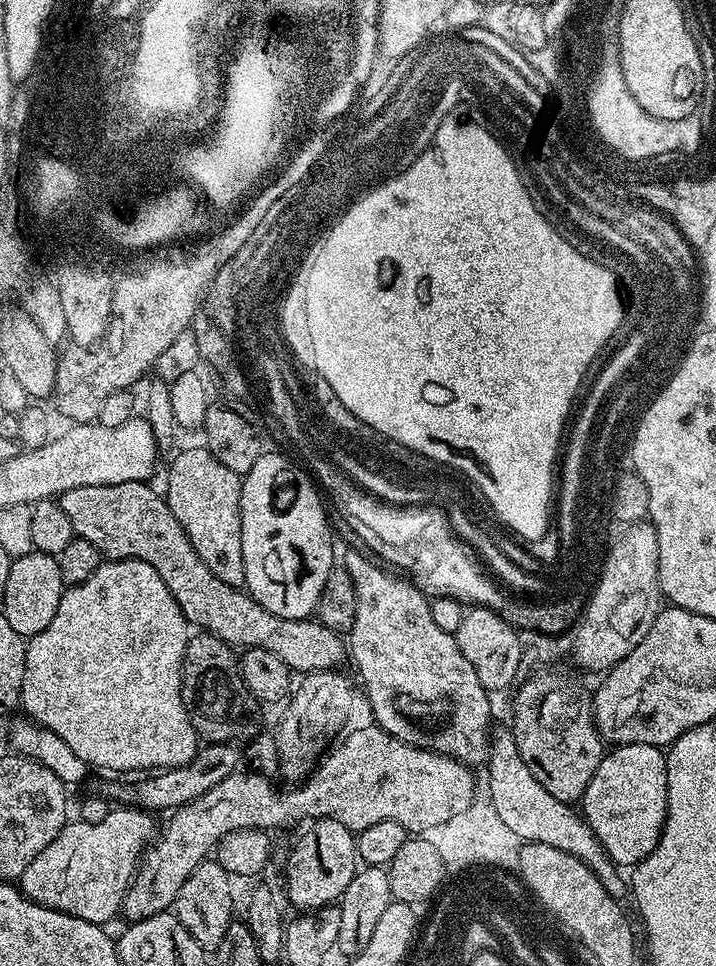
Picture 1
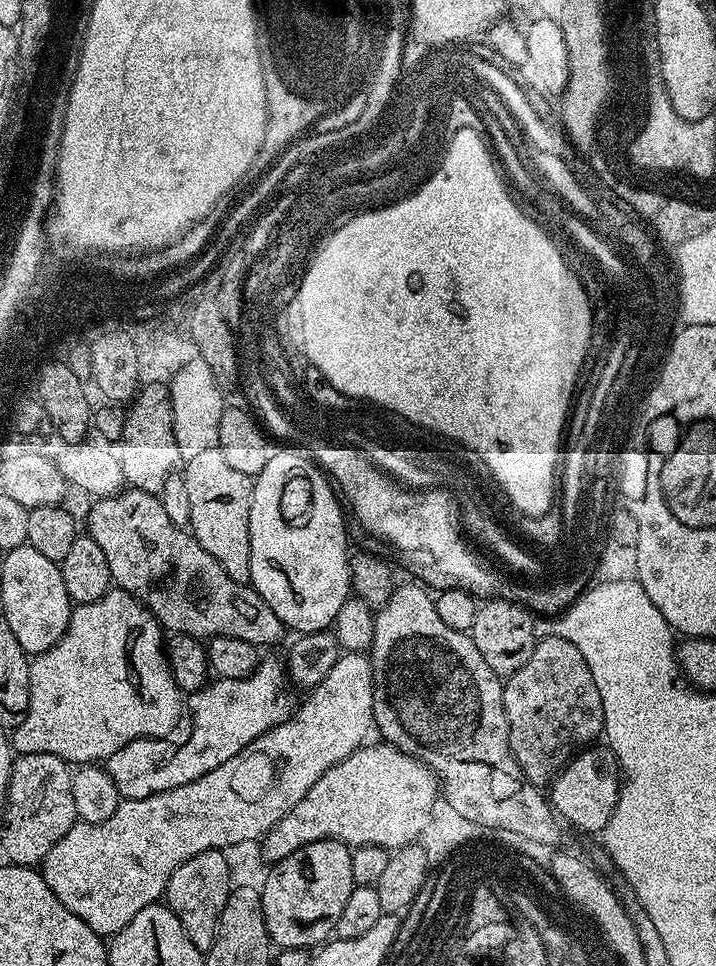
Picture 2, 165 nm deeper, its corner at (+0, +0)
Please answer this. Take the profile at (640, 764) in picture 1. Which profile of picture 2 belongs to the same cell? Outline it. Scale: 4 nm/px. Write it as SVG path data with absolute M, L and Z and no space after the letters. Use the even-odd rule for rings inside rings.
M589 747L569 760L564 771L550 785L550 804L565 821L569 820L576 828L584 832L603 833L610 814L614 814L620 797L622 773L615 756L607 747Z

